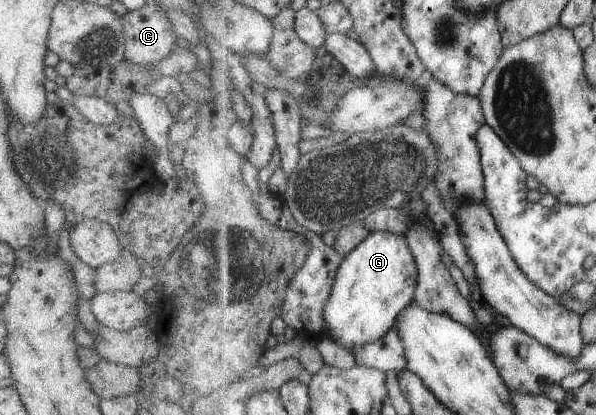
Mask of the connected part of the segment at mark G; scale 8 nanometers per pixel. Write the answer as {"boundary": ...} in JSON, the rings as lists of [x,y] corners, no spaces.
{"boundary":[[[373,231],[345,256],[339,268],[335,287],[323,309],[331,338],[351,353],[363,345],[375,343],[389,333],[399,314],[414,299],[419,271],[416,257],[405,235],[389,231]]]}

